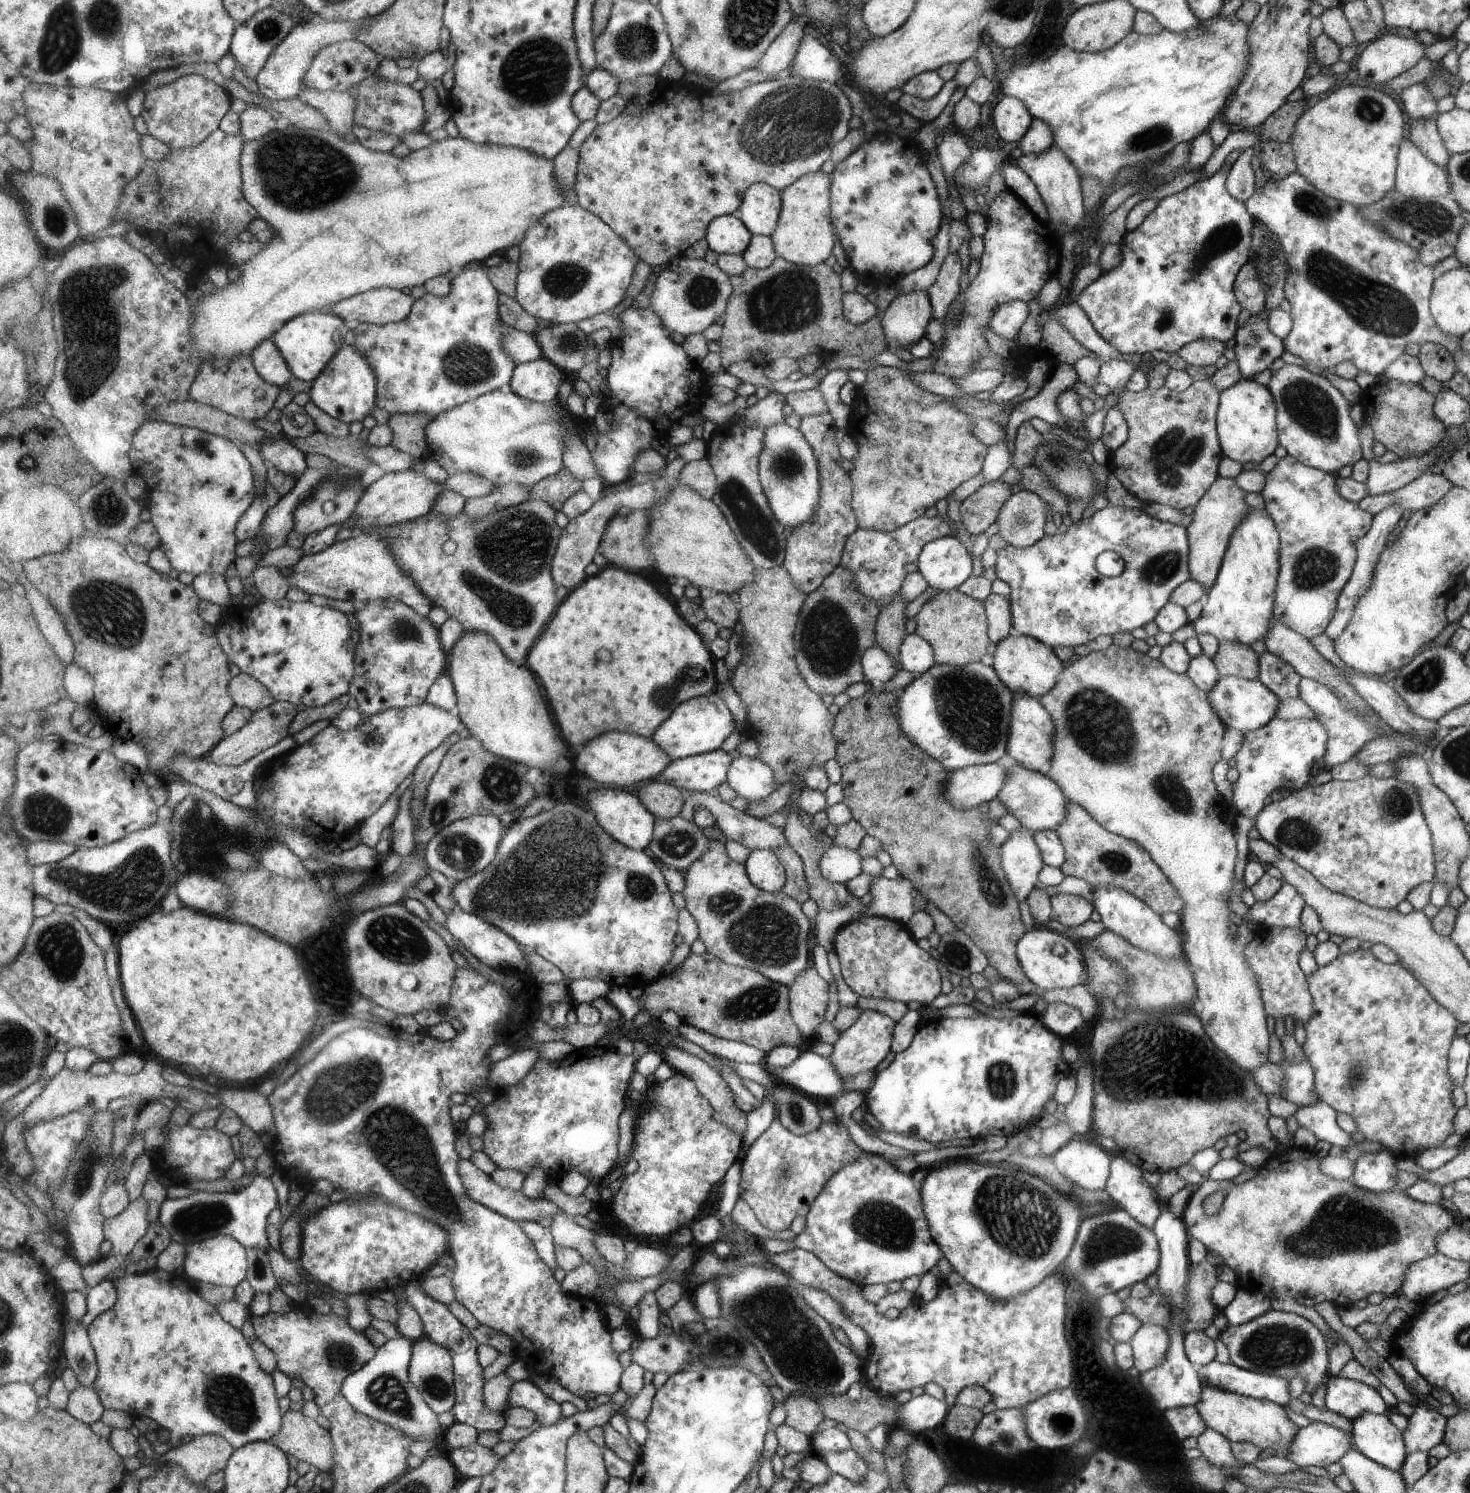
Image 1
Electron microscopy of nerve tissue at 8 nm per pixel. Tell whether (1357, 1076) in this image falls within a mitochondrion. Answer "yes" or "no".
yes

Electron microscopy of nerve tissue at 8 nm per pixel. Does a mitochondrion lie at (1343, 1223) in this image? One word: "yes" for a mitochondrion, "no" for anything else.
yes

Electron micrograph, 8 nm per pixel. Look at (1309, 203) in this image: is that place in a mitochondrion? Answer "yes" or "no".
yes

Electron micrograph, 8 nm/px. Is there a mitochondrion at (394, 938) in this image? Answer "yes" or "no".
yes

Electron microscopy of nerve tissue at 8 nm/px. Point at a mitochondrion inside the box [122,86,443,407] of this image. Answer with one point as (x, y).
(300, 172)

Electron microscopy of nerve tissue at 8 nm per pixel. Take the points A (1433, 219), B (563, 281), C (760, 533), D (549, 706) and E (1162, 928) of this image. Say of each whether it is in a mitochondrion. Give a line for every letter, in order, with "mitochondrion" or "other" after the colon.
A: mitochondrion
B: mitochondrion
C: mitochondrion
D: other
E: other

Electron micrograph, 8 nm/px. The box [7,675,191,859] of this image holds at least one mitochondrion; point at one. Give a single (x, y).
(41, 813)

